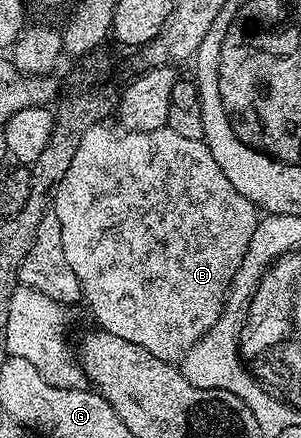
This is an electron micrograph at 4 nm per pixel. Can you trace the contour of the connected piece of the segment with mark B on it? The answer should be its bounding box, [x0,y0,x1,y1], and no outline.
[54,122,258,362]

